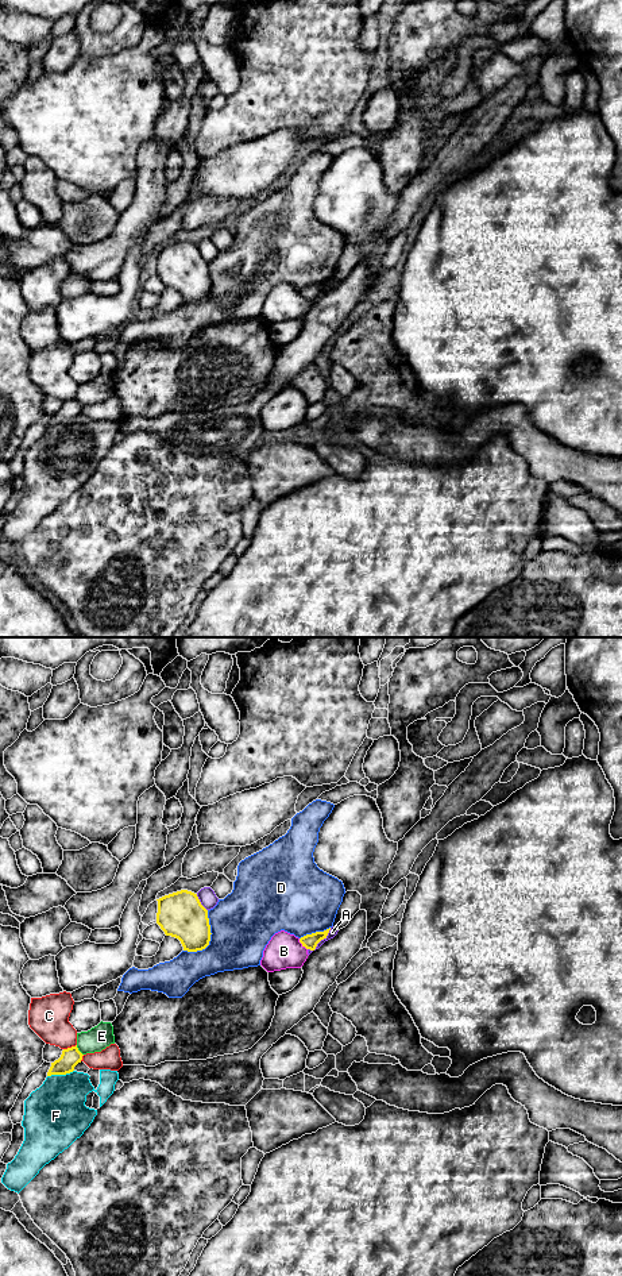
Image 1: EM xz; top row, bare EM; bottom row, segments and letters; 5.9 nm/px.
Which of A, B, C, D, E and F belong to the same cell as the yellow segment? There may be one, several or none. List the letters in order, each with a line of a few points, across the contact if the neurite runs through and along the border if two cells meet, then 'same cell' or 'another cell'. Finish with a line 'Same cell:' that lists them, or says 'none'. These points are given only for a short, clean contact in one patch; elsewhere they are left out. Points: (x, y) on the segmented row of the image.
A: another cell
B: another cell
C: xz (76, 1044), (64, 1049) | another cell
D: another cell
E: another cell
F: another cell
Same cell: none

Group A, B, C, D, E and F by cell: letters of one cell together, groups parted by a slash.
A B / C / D / E / F

